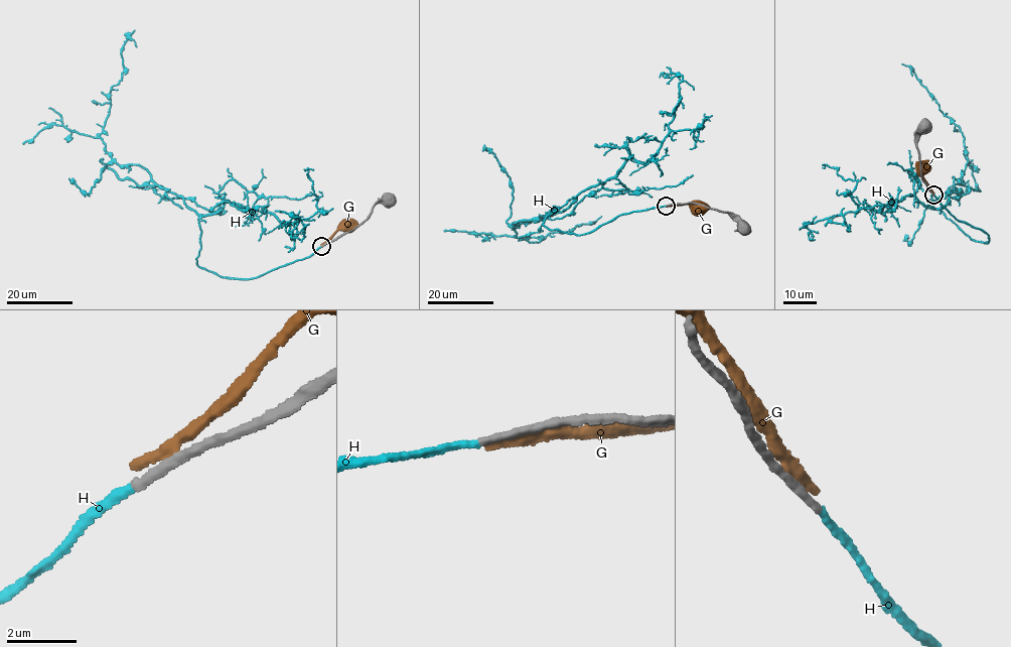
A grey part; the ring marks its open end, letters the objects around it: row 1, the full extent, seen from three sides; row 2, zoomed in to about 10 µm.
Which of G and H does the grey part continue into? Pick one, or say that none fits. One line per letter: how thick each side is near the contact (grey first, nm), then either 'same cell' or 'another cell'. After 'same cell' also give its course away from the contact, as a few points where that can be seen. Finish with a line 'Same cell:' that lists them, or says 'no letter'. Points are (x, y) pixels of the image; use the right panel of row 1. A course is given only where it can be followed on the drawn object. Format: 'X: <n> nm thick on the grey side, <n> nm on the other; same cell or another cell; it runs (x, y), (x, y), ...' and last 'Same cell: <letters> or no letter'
G: 240 nm thick on the grey side, 320 nm on the other; another cell
H: 240 nm thick on the grey side, 240 nm on the other; same cell; it runs (933, 195), (988, 243), (943, 212), (957, 191), (953, 177), (959, 182), (964, 171), (964, 139), (901, 63)
Same cell: H

